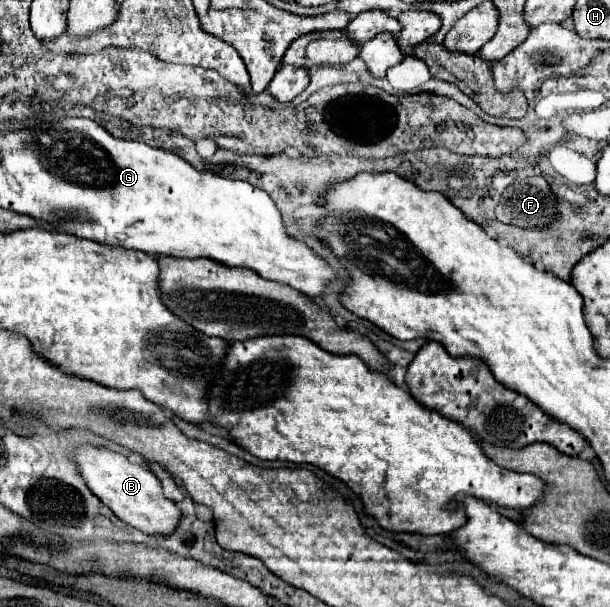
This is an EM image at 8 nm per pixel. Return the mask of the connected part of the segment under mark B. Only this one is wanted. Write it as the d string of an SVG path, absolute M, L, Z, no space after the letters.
M80 446L78 456L74 458L78 464L78 470L90 490L128 526L146 532L146 534L164 534L170 536L182 518L180 508L176 502L168 500L162 494L162 484L160 480L150 472L150 468L142 464L130 462L126 456L106 450L106 448L96 448L96 446Z

